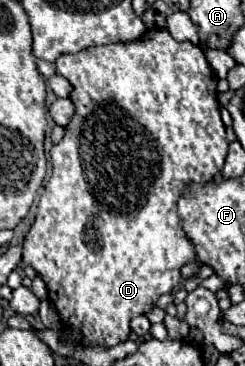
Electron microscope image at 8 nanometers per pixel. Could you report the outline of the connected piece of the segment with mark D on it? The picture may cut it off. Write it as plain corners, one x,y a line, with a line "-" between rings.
150,28
140,40
134,40
134,42
90,46
76,54
60,56
54,64
56,64
56,74
64,76
72,84
70,100
74,104
76,116
80,116
84,122
80,128
66,128
64,138
50,150
52,176
40,196
36,220
22,244
22,262
30,264
44,278
48,286
48,296
68,328
78,328
86,342
108,348
108,346
126,342
130,334
130,326
128,326
130,318
138,314
148,314
154,302
158,300
158,296
172,292
172,288
180,282
180,268
188,262
194,262
194,246
186,240
182,232
180,218
176,214
176,202
186,184
190,182
206,184
224,166
224,160
228,154
228,142
226,142
224,122
220,120
220,104
218,104
218,92
216,92
218,78
210,70
210,64
206,62
206,56
200,50
200,46
192,42
180,44
172,40
168,30
162,30
162,28

